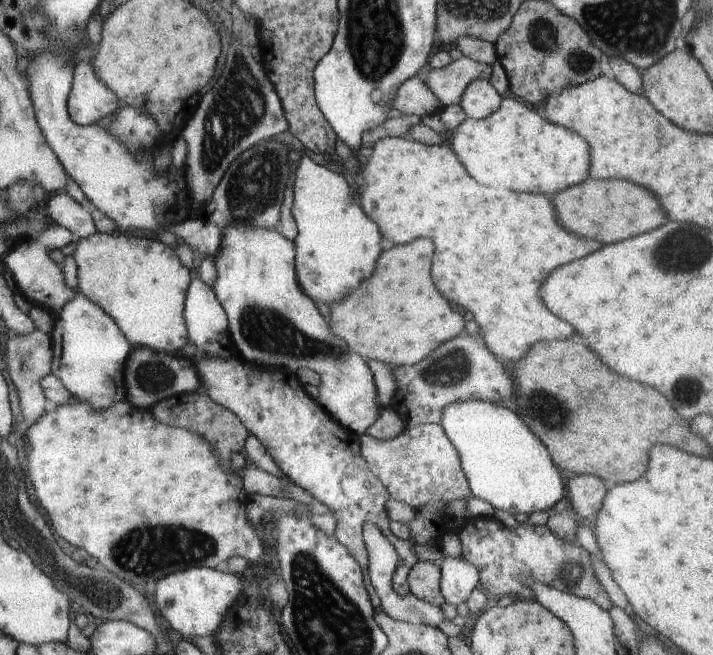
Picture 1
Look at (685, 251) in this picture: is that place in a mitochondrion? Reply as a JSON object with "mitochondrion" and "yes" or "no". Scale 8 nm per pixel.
{"mitochondrion":"yes"}

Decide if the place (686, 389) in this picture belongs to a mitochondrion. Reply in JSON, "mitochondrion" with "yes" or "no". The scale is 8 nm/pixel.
{"mitochondrion":"yes"}

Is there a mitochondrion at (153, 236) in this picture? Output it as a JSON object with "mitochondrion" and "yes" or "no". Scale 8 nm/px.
{"mitochondrion":"no"}

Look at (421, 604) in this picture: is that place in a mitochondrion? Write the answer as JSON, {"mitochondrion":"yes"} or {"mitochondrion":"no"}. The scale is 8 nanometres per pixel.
{"mitochondrion":"no"}

